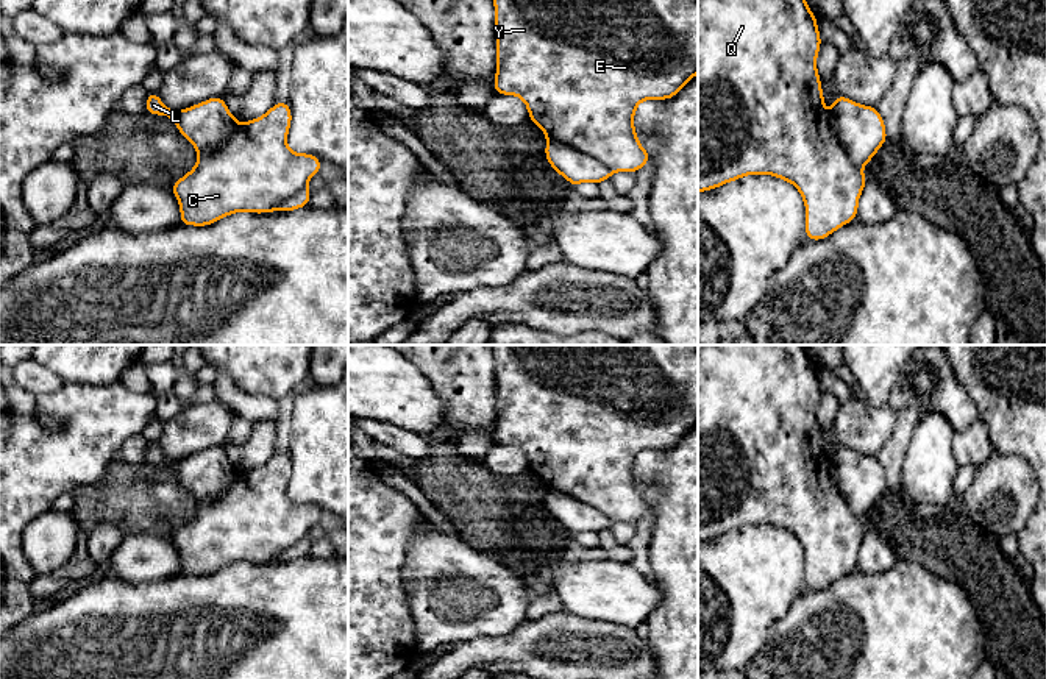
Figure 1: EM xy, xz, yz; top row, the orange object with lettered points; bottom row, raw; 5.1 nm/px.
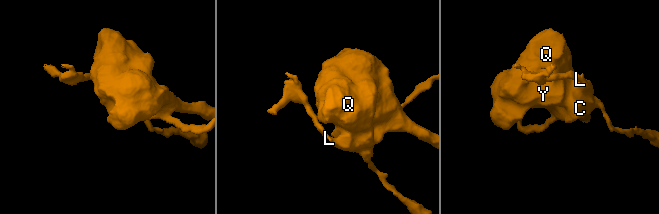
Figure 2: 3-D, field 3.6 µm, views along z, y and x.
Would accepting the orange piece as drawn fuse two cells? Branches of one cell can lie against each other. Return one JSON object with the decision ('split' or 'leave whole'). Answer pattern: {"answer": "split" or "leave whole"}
{"answer": "split"}

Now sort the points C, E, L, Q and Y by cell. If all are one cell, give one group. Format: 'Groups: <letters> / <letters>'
Groups: C E Q Y / L

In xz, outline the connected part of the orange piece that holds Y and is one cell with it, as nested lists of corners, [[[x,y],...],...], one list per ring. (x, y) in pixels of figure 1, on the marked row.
[[[493,0],[496,31],[496,72],[493,91],[520,97],[546,140],[570,145],[604,164],[612,173],[635,173],[649,162],[649,153],[637,139],[634,114],[645,100],[670,100],[698,73],[698,0]]]

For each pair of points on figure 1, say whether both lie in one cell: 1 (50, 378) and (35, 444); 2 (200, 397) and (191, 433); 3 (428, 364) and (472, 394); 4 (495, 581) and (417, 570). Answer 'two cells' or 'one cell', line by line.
1: two cells
2: two cells
3: one cell
4: one cell

